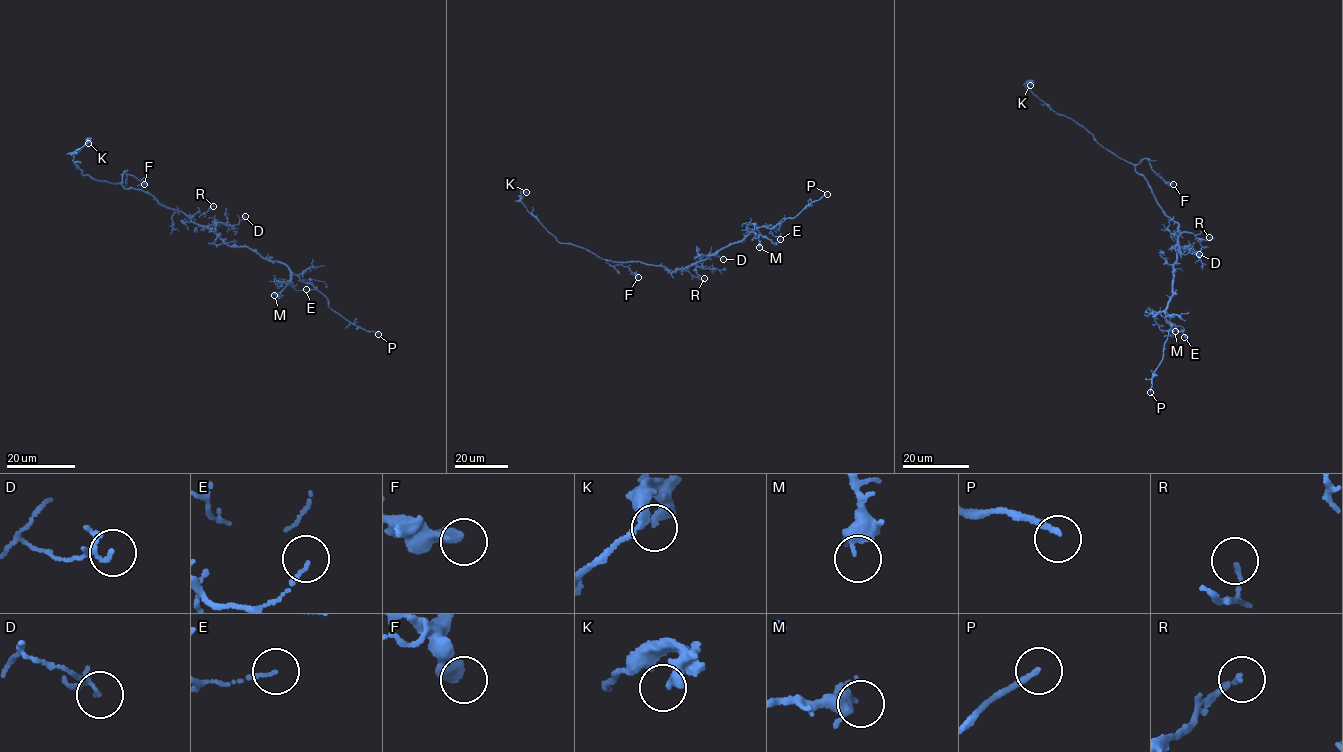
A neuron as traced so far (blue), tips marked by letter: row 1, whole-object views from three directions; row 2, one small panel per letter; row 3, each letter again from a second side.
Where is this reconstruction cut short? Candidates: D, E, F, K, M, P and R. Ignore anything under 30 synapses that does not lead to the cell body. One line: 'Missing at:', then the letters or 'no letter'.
Missing at: P

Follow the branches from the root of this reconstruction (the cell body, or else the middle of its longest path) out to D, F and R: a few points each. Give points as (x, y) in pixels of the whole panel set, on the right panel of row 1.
D: (1172, 219), (1179, 227), (1176, 251), (1177, 245), (1183, 254), (1199, 254)
F: (1172, 219), (1161, 209), (1135, 166), (1146, 159), (1152, 170), (1173, 184)
R: (1172, 219), (1181, 232), (1192, 233), (1205, 240), (1211, 239), (1209, 237)

